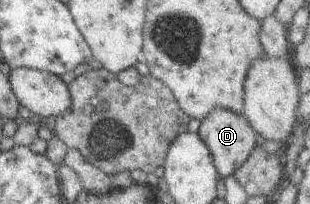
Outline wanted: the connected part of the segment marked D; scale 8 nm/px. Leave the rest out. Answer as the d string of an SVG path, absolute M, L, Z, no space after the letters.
M226 108L212 110L200 123L197 134L198 138L206 144L206 148L210 150L212 162L214 162L220 178L228 178L228 176L234 175L234 172L246 162L250 152L255 150L260 143L260 139L256 132L250 128L246 118L243 115L234 114L232 110L226 110Z

